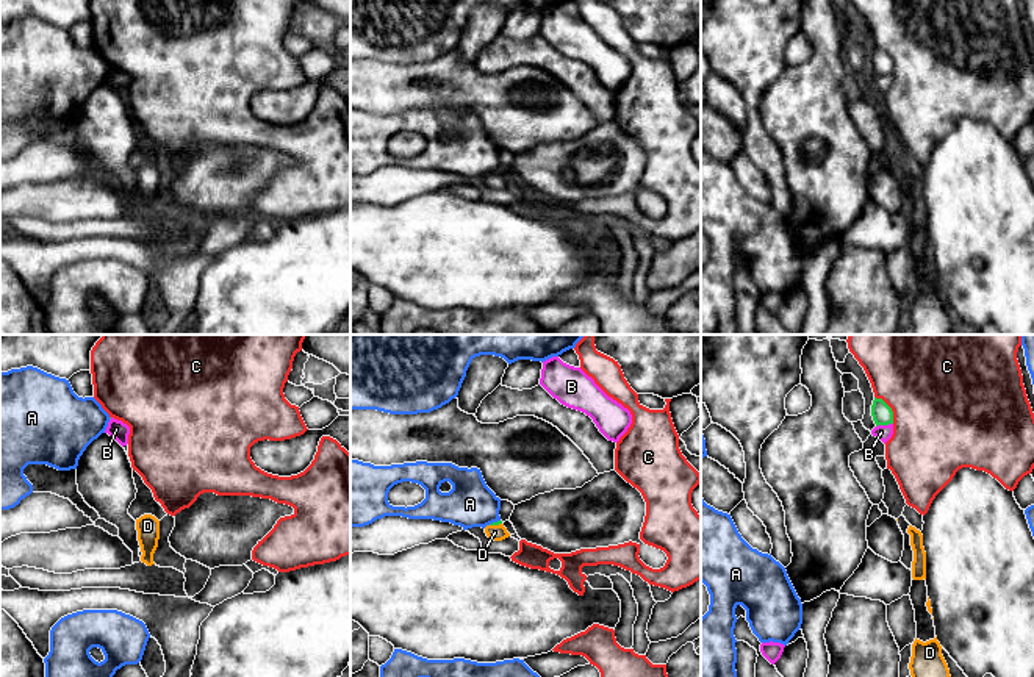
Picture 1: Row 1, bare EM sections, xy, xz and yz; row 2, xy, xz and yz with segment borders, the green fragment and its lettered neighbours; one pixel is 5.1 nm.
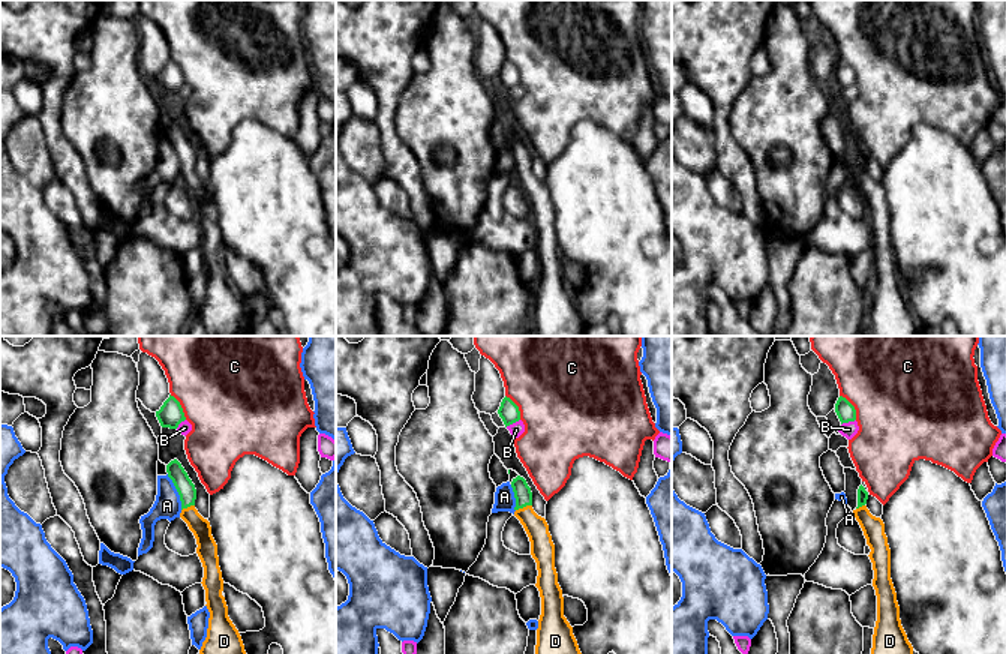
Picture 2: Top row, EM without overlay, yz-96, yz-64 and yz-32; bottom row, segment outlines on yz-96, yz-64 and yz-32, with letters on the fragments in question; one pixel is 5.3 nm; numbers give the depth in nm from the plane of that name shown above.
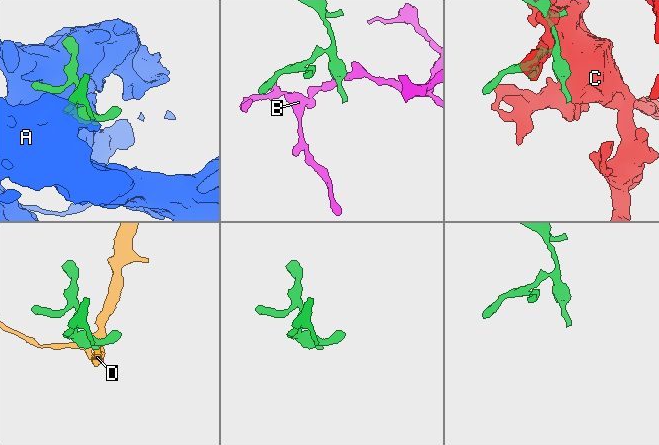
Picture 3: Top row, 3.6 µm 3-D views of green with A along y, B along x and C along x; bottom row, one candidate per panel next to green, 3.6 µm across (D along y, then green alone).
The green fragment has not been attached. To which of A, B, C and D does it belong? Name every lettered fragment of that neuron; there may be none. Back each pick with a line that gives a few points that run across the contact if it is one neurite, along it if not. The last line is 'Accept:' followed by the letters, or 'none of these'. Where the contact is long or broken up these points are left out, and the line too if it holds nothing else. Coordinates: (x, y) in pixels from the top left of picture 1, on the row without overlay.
D: xz (498, 172), (495, 174), (495, 182)
Accept: D

